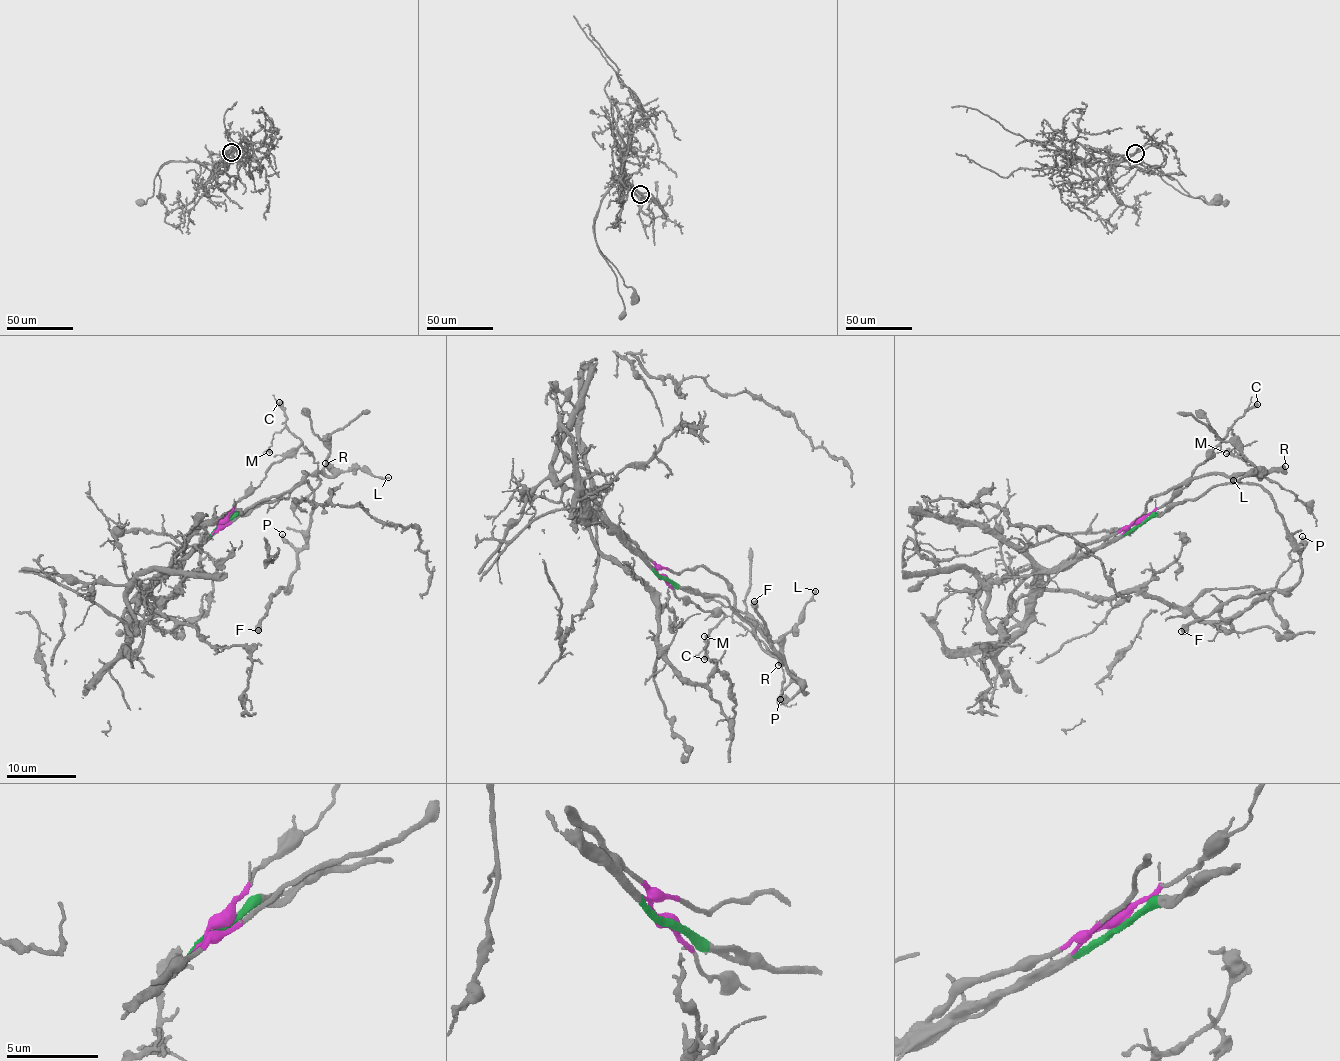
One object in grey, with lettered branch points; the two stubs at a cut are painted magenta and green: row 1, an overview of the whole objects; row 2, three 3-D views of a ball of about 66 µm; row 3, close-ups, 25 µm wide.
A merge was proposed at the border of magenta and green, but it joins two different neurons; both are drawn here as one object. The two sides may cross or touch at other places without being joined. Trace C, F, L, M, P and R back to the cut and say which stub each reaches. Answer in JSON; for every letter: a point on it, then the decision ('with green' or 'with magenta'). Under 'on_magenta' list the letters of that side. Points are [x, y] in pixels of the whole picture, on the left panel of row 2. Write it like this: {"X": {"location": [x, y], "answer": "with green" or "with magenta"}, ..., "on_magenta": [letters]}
{"C": {"location": [279, 402], "answer": "with magenta"}, "F": {"location": [258, 630], "answer": "with green"}, "L": {"location": [388, 477], "answer": "with magenta"}, "M": {"location": [269, 452], "answer": "with magenta"}, "P": {"location": [282, 534], "answer": "with green"}, "R": {"location": [325, 463], "answer": "with magenta"}, "on_magenta": ["C", "L", "M", "R"]}

